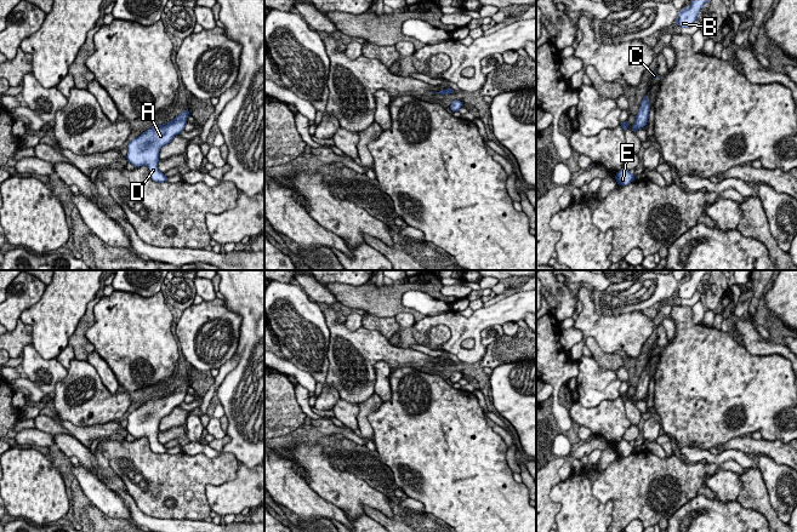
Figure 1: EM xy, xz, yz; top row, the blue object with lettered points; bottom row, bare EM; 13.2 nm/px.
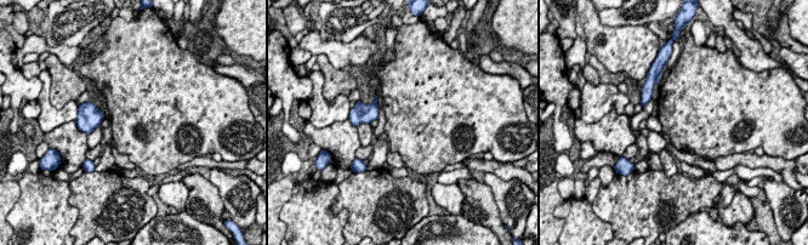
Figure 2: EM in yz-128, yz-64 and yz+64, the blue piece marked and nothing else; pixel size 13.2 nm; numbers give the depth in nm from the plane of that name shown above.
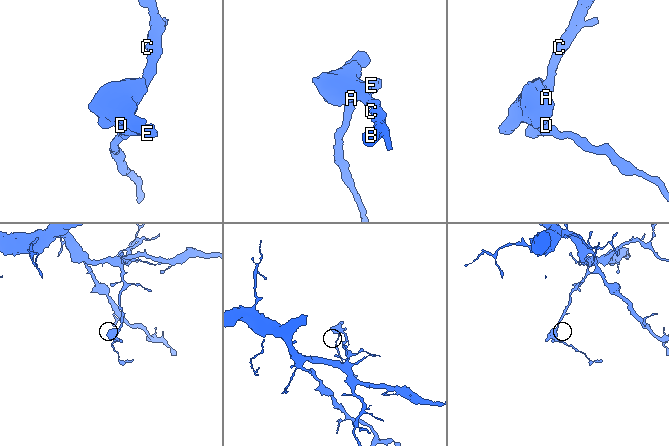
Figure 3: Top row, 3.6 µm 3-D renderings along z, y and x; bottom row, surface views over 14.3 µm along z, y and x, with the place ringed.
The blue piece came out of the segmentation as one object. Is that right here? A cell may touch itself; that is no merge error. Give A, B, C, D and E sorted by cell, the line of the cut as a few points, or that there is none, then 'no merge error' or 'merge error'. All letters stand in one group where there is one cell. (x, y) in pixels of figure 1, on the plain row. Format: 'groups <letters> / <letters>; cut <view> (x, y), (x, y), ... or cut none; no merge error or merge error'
groups A B C D E; cut none; no merge error

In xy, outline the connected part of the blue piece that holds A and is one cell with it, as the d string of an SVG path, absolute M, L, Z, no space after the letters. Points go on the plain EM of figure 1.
M187 381L166 396L163 394L160 397L152 397L141 407L130 412L126 427L127 433L135 440L147 437L154 453L167 453L167 448L158 440L159 423L184 401L189 387Z

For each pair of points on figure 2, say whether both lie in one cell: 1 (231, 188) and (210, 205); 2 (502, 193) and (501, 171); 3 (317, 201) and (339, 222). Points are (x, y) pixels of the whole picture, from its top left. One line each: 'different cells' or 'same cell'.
1: different cells
2: different cells
3: same cell

